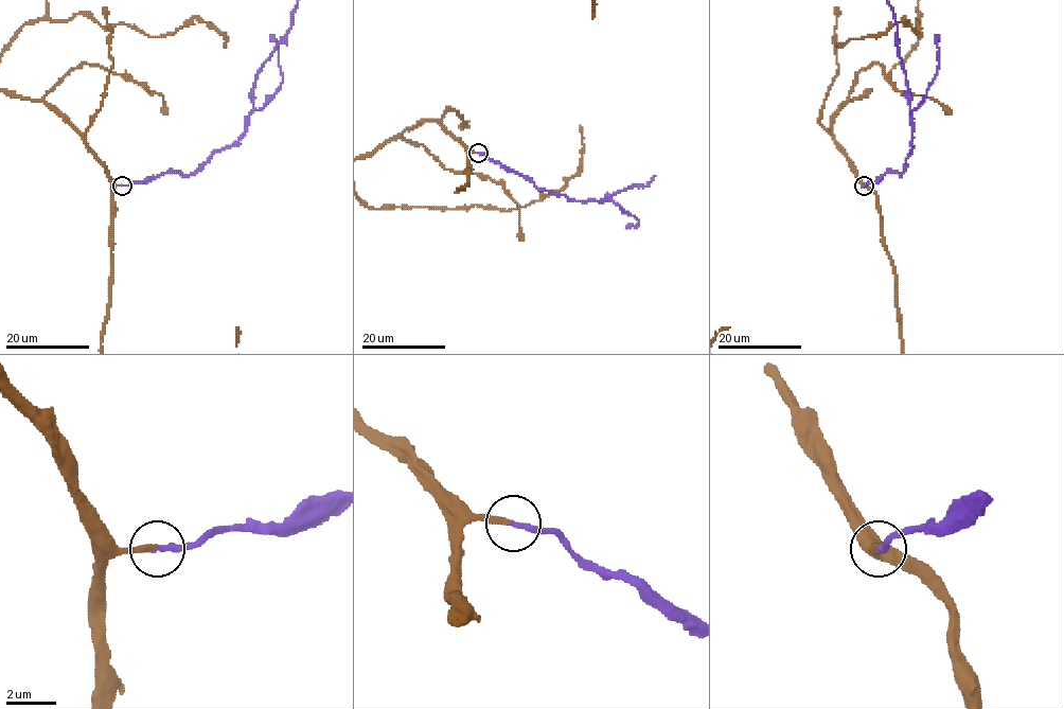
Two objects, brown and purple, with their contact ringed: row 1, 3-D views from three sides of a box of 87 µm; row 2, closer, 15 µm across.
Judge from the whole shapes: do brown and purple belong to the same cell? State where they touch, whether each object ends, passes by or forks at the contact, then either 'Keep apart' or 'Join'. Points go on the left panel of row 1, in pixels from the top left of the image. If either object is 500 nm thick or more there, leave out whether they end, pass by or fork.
Place: (122, 185). At the ring brown ends. At the ring purple ends. Join

